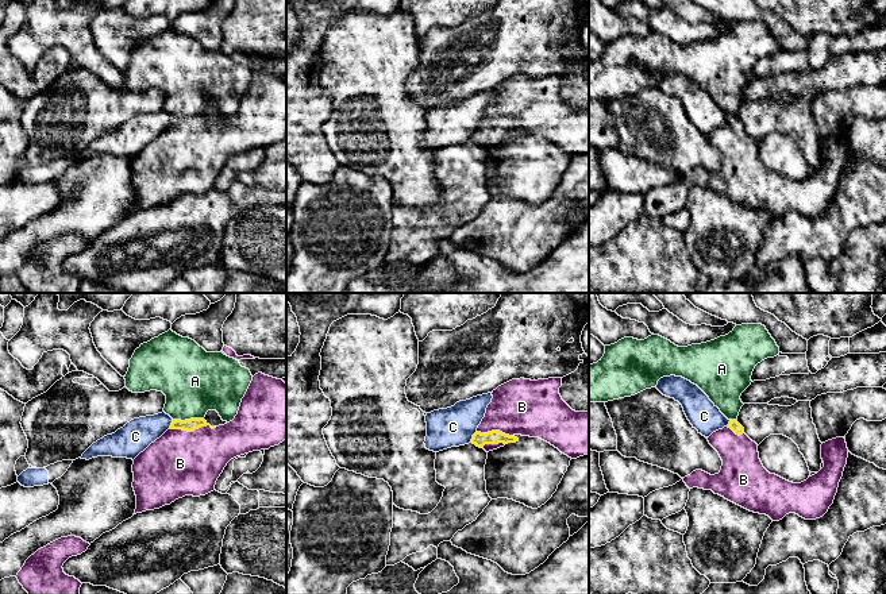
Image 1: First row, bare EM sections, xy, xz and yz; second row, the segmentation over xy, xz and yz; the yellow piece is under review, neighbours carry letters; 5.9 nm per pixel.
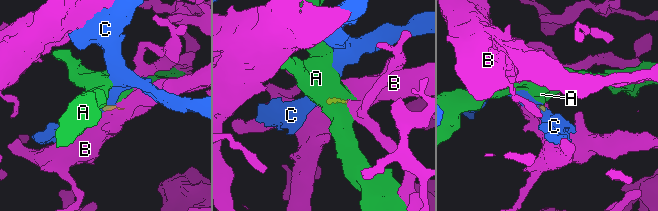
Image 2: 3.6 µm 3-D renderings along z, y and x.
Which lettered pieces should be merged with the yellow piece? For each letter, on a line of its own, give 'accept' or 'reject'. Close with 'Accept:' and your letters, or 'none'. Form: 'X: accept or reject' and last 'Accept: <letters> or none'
A: reject
B: accept
C: reject
Accept: B

